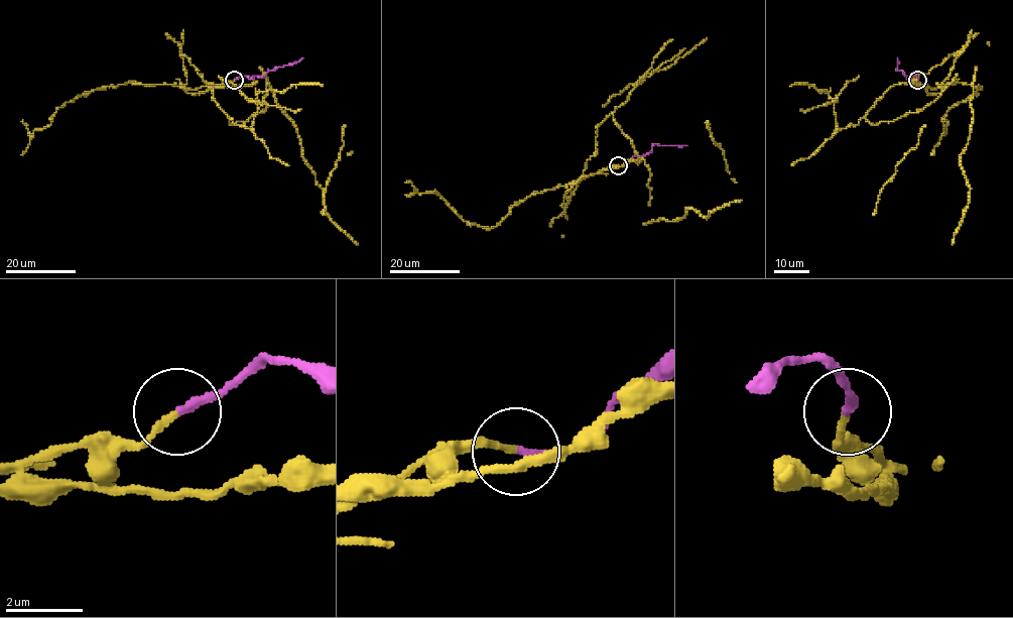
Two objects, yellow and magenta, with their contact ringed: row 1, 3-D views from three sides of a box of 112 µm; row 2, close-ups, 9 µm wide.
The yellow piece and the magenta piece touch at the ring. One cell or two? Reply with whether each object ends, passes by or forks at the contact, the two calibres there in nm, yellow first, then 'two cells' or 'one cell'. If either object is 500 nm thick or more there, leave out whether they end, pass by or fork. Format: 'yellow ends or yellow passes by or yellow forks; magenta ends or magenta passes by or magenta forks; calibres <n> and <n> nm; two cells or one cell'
yellow ends; magenta ends; calibres 170 and 240 nm; two cells

